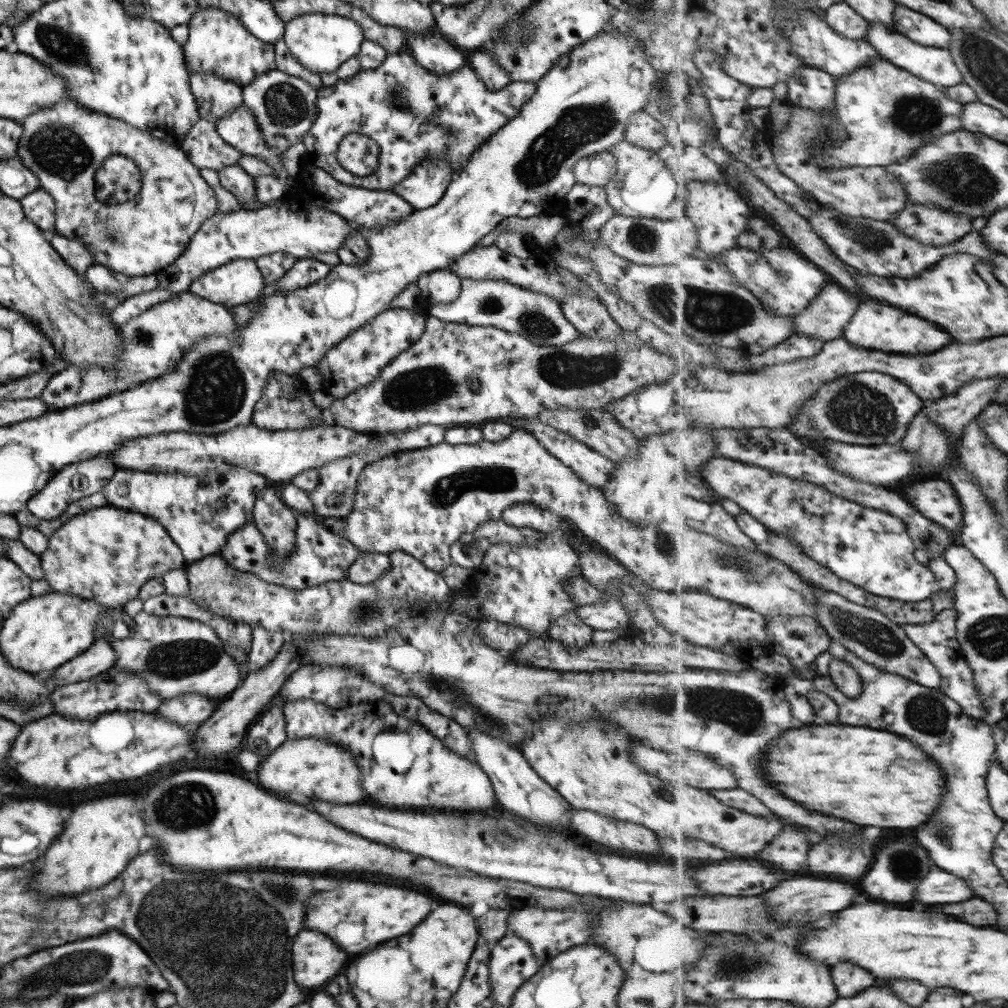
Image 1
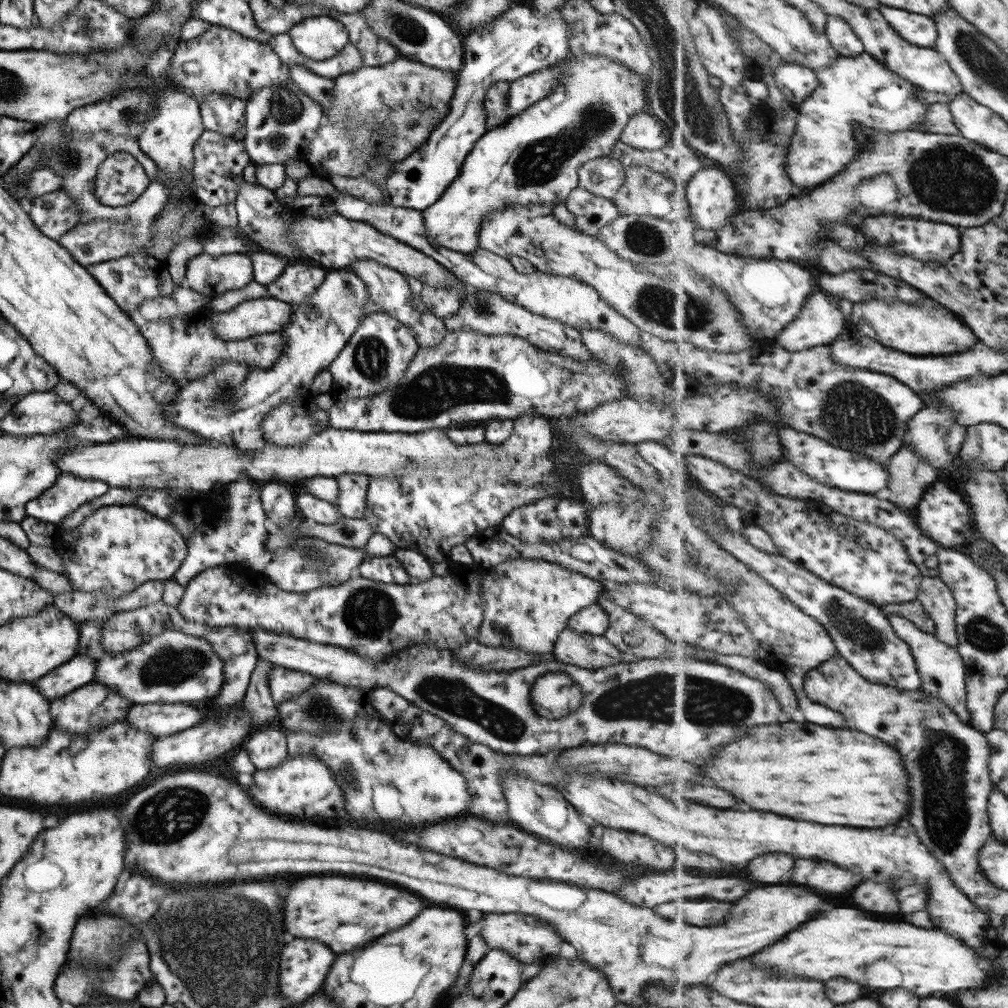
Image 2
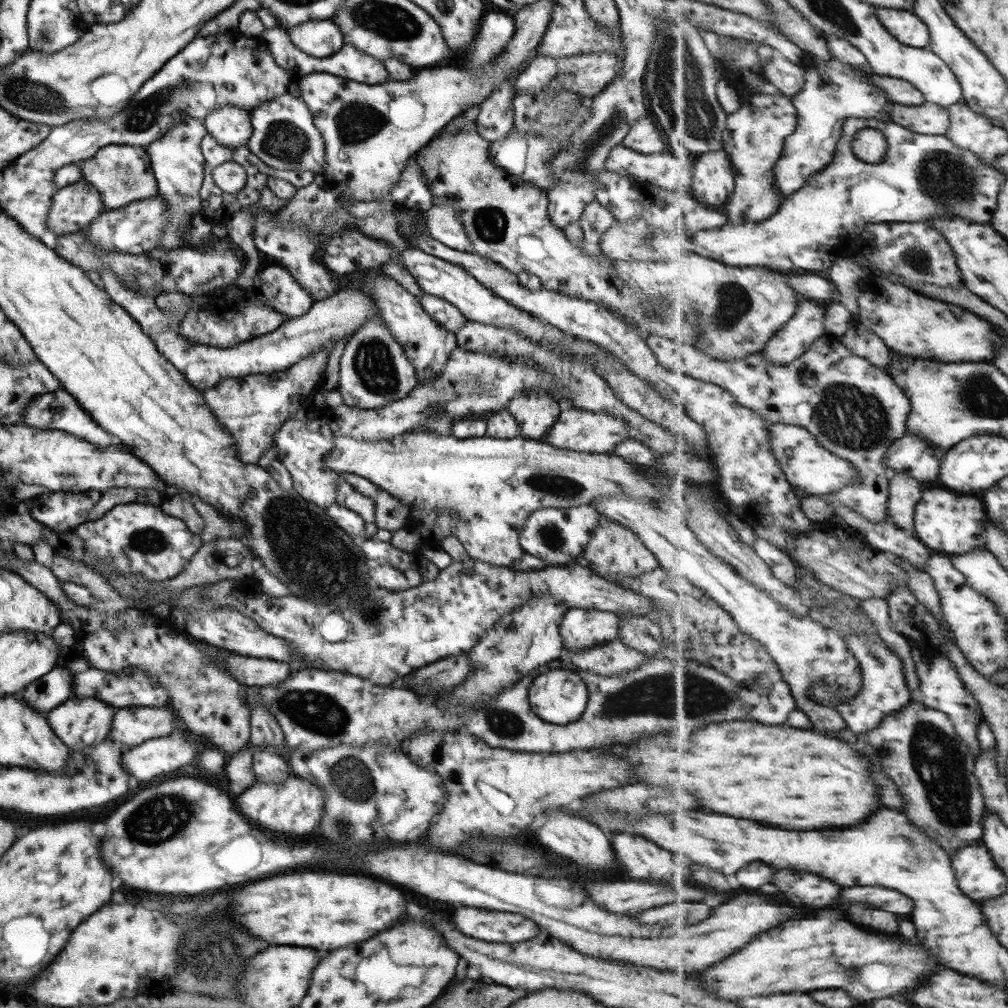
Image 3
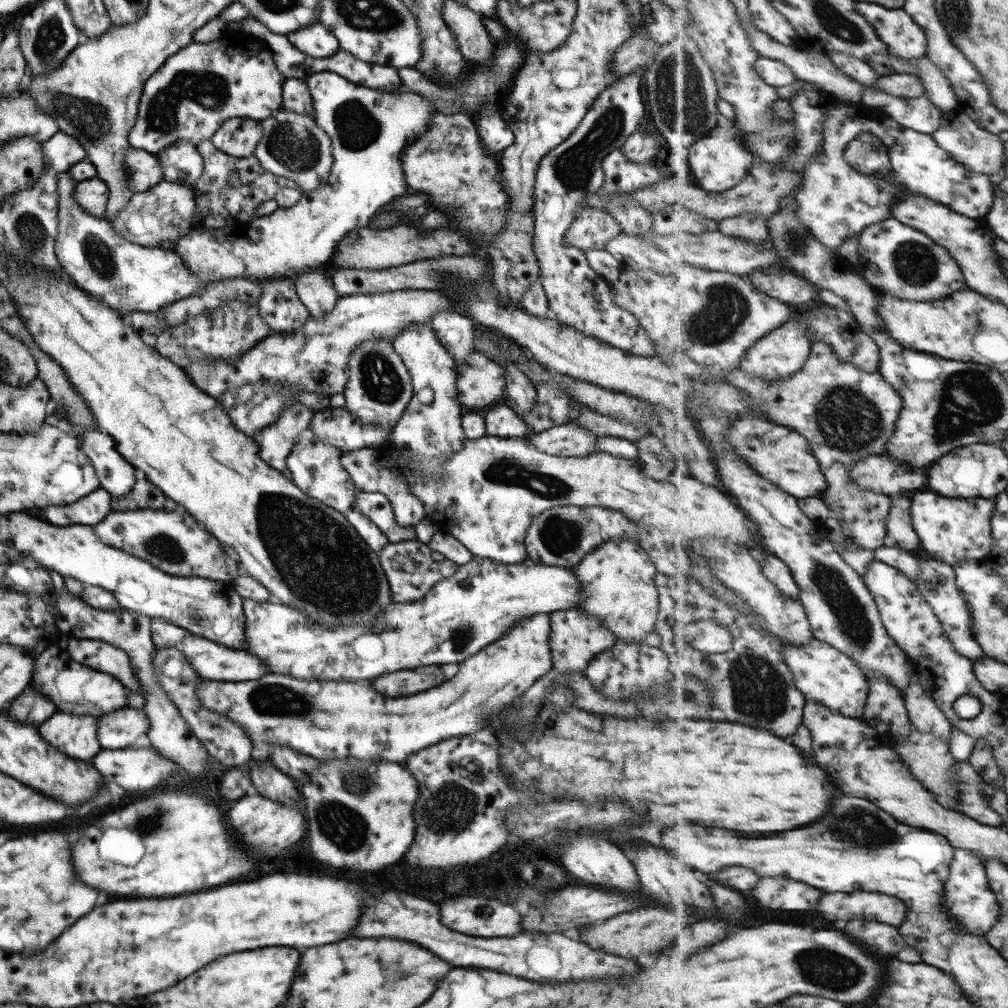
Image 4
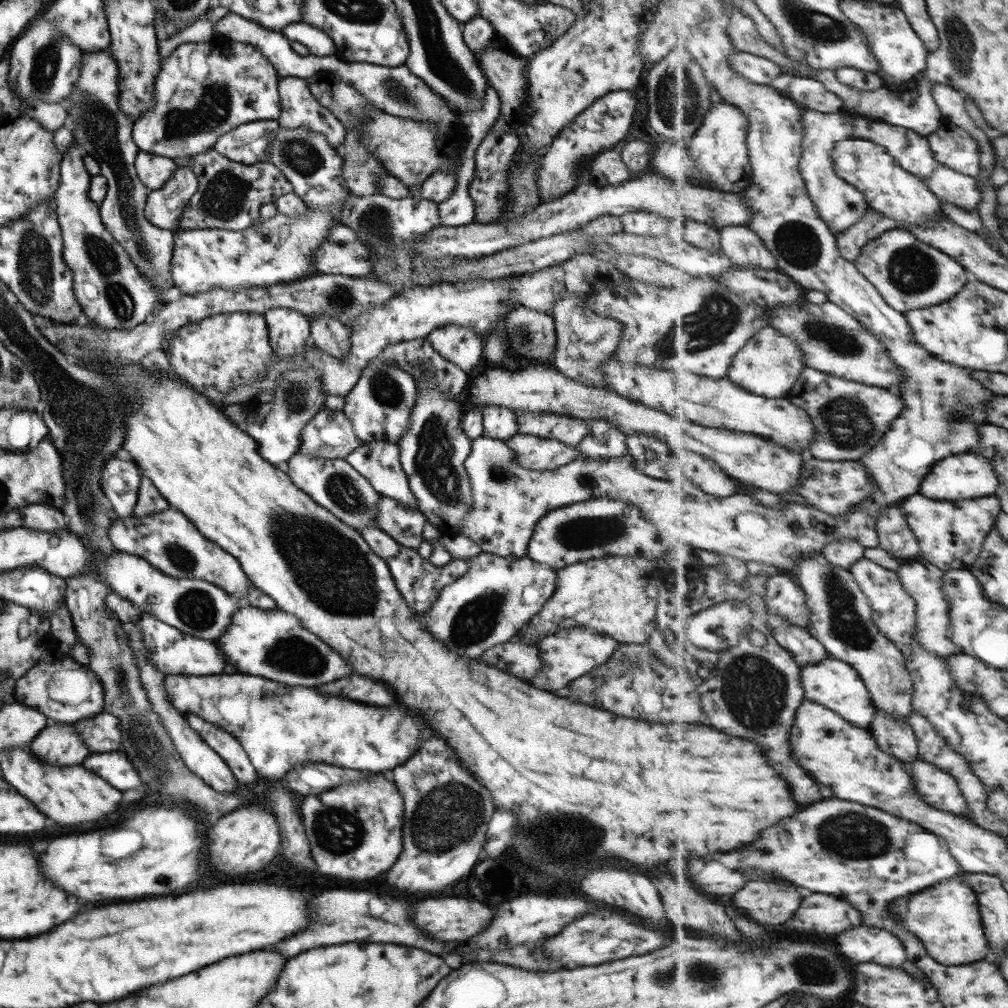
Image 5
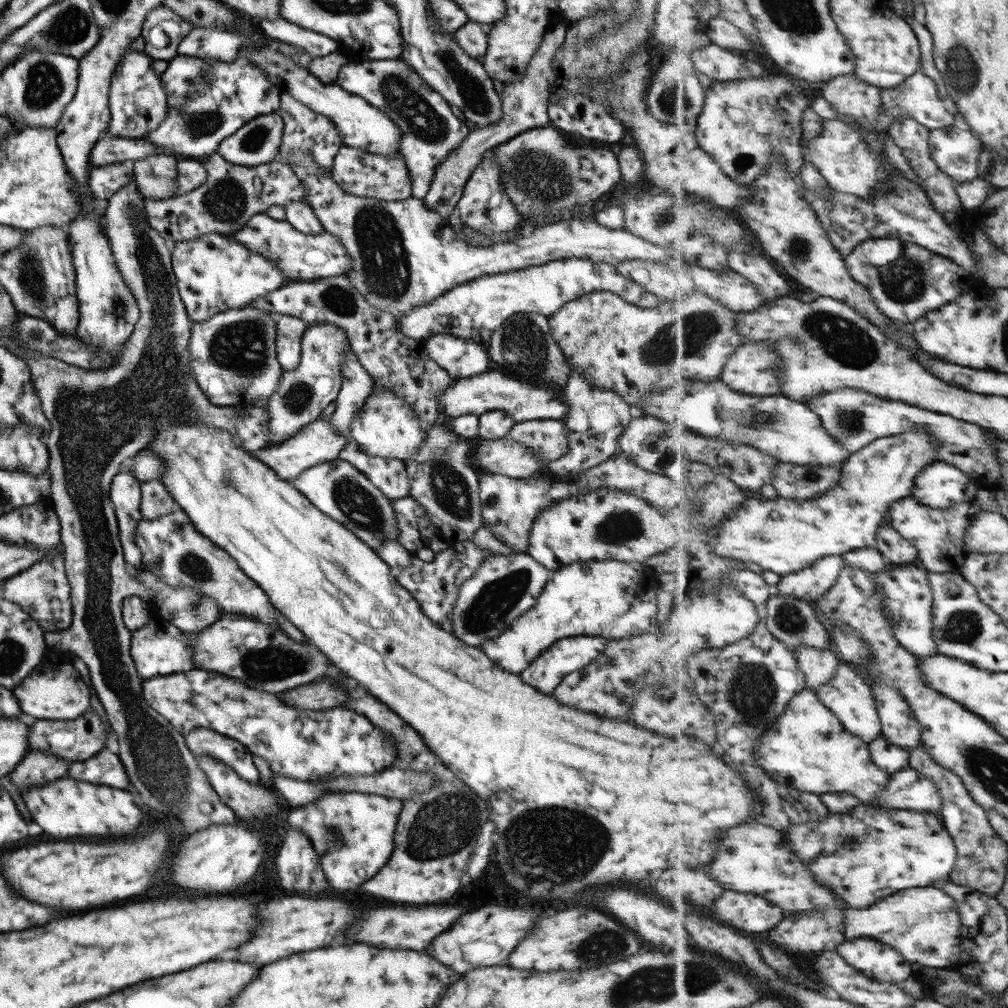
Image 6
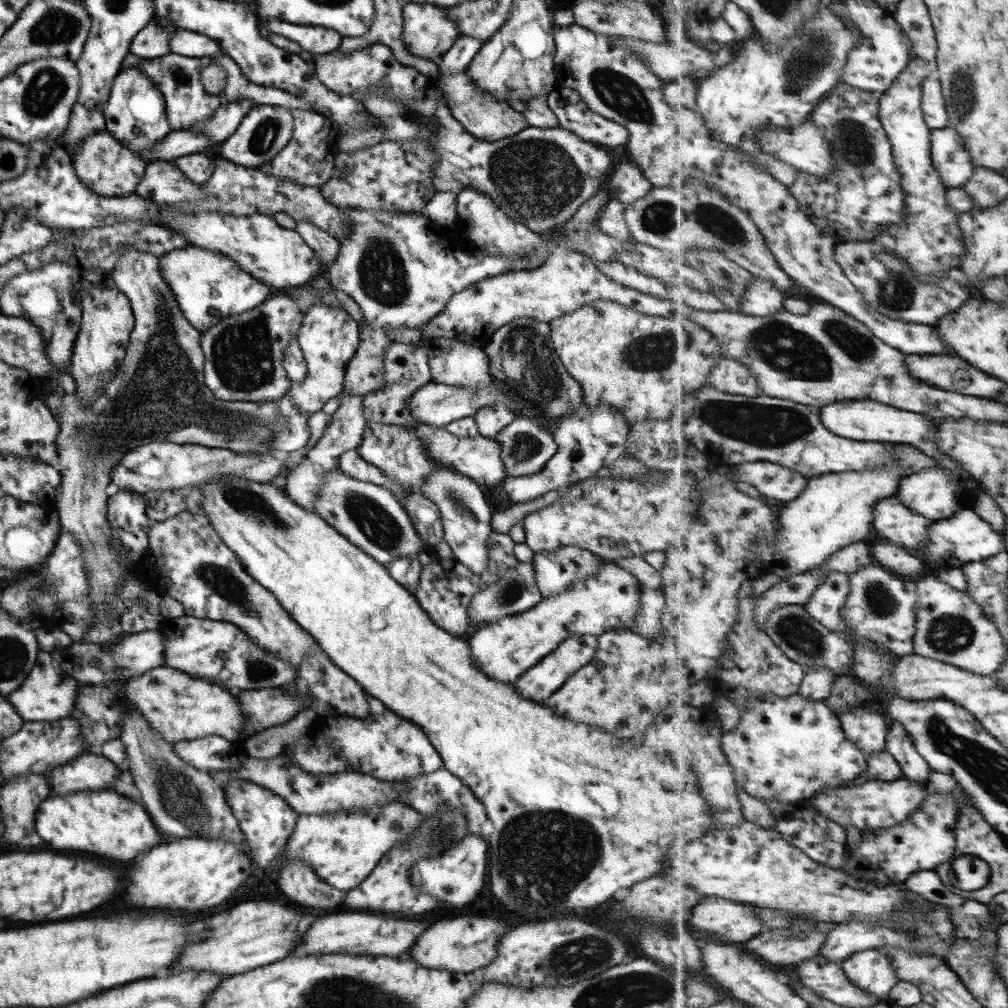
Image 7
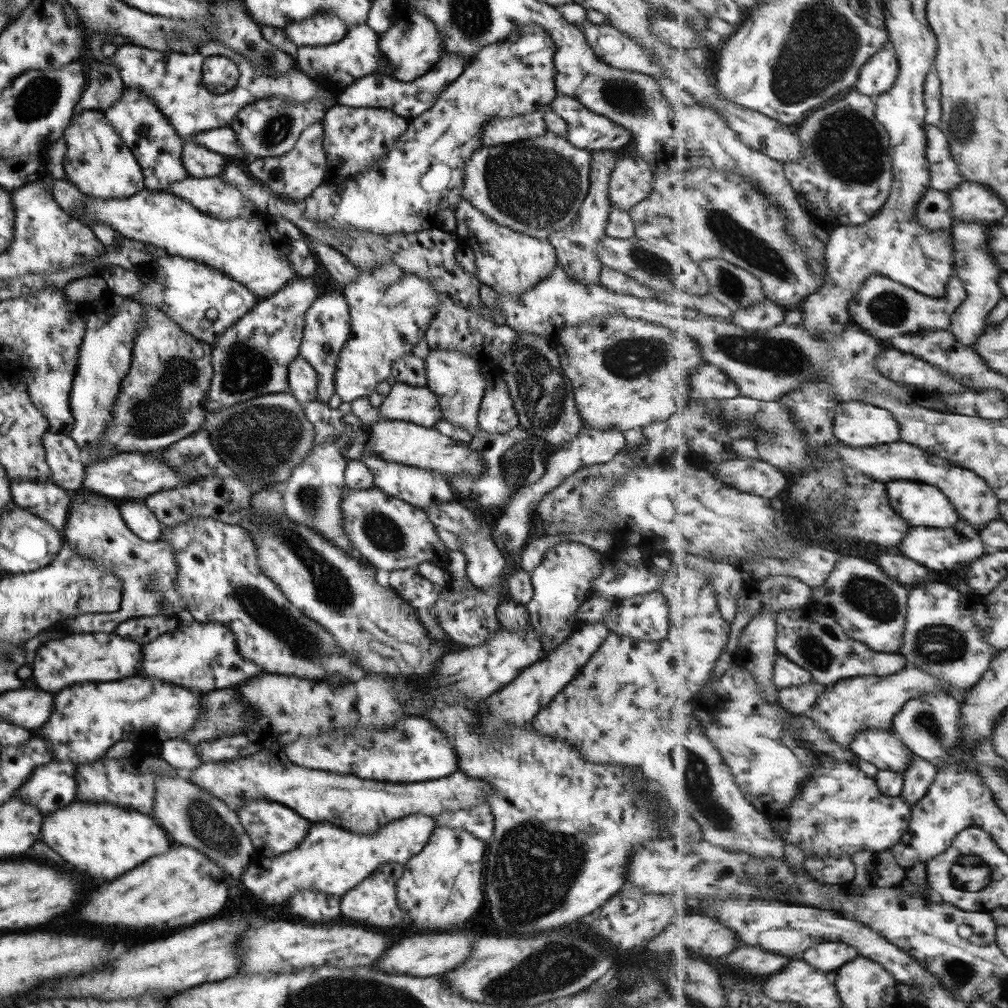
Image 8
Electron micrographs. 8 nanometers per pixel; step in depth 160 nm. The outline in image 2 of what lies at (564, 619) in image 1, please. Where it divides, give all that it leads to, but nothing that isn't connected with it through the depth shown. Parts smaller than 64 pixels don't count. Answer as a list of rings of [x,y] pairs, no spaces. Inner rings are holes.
[[[566,626],[555,639],[551,655],[555,661],[579,668],[597,669],[622,662],[622,652],[602,635],[577,634]]]

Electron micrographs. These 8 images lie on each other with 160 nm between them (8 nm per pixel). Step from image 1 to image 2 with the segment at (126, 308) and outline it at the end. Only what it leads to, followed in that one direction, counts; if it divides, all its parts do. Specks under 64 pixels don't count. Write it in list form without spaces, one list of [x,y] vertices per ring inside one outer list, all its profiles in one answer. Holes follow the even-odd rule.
[[[185,285],[173,286],[167,296],[144,300],[136,312],[126,312],[130,318],[141,316],[147,321],[183,316],[202,306],[208,306],[210,298],[191,290]]]

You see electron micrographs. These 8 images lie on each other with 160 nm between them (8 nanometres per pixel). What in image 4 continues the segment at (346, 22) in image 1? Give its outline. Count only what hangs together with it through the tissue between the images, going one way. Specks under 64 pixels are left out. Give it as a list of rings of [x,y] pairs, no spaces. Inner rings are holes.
[[[318,23],[300,27],[294,32],[287,33],[285,38],[299,52],[313,58],[327,58],[340,49],[338,40],[329,29]]]

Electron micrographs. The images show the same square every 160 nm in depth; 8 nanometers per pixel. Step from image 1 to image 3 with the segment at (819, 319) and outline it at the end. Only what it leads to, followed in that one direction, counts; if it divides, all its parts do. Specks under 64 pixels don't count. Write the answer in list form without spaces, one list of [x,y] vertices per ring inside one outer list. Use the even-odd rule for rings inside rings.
[[[801,299],[795,316],[762,350],[766,361],[779,366],[795,363],[815,341],[827,337],[823,320],[825,320],[825,307],[821,308],[813,300]]]

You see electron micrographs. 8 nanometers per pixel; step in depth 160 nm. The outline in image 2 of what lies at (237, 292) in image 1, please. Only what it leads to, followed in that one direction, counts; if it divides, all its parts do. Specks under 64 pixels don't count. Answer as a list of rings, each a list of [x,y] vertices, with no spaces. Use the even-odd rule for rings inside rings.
[[[199,253],[187,260],[185,264],[184,285],[210,299],[219,296],[226,290],[243,288],[251,280],[252,262],[249,256],[241,253],[220,254],[216,257]]]

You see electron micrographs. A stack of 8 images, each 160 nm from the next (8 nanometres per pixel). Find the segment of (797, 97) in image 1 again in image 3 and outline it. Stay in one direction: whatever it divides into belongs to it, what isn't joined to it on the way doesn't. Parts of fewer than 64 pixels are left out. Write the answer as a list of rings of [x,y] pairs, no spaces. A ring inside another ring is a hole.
[[[776,53],[764,66],[764,74],[783,95],[792,97],[804,89],[806,68],[785,56]]]

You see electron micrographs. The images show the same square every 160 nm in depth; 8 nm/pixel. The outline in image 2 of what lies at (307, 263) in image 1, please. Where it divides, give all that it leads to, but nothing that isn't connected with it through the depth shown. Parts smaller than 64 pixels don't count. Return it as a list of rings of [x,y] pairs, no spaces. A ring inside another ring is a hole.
[[[292,262],[282,270],[281,274],[264,286],[266,296],[288,305],[302,304],[315,292],[327,271],[320,265],[315,267]]]

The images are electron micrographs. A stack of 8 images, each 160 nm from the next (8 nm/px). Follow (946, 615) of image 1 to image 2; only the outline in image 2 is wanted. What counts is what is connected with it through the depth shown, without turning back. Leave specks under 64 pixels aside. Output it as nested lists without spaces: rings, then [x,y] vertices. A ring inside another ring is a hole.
[[[899,613],[890,614],[887,618],[890,619],[891,626],[894,626],[899,638],[902,638],[911,647],[922,678],[920,688],[931,696],[936,696],[946,702],[963,722],[971,723],[972,714],[968,707],[968,688],[966,685],[968,679],[966,664],[958,648],[941,642],[934,634],[923,632],[914,622],[904,616],[899,616]]]

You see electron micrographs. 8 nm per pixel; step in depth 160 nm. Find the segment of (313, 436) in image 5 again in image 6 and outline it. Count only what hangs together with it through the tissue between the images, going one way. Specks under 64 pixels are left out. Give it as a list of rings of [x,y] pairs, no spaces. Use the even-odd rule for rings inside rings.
[[[320,416],[317,420],[303,426],[297,434],[283,441],[279,446],[263,447],[254,451],[248,451],[251,457],[268,466],[281,480],[292,480],[302,470],[316,464],[338,458],[338,452],[345,446],[348,437],[339,435],[331,427],[331,418]]]

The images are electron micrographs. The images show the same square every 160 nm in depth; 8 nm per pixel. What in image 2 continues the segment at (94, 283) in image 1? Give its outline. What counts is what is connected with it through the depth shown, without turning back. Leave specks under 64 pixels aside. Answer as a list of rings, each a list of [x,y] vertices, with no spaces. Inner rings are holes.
[[[149,254],[125,255],[121,258],[87,265],[86,269],[121,310],[136,312],[144,300],[167,296],[172,291],[174,285],[165,269],[165,264],[165,260],[158,261]]]

